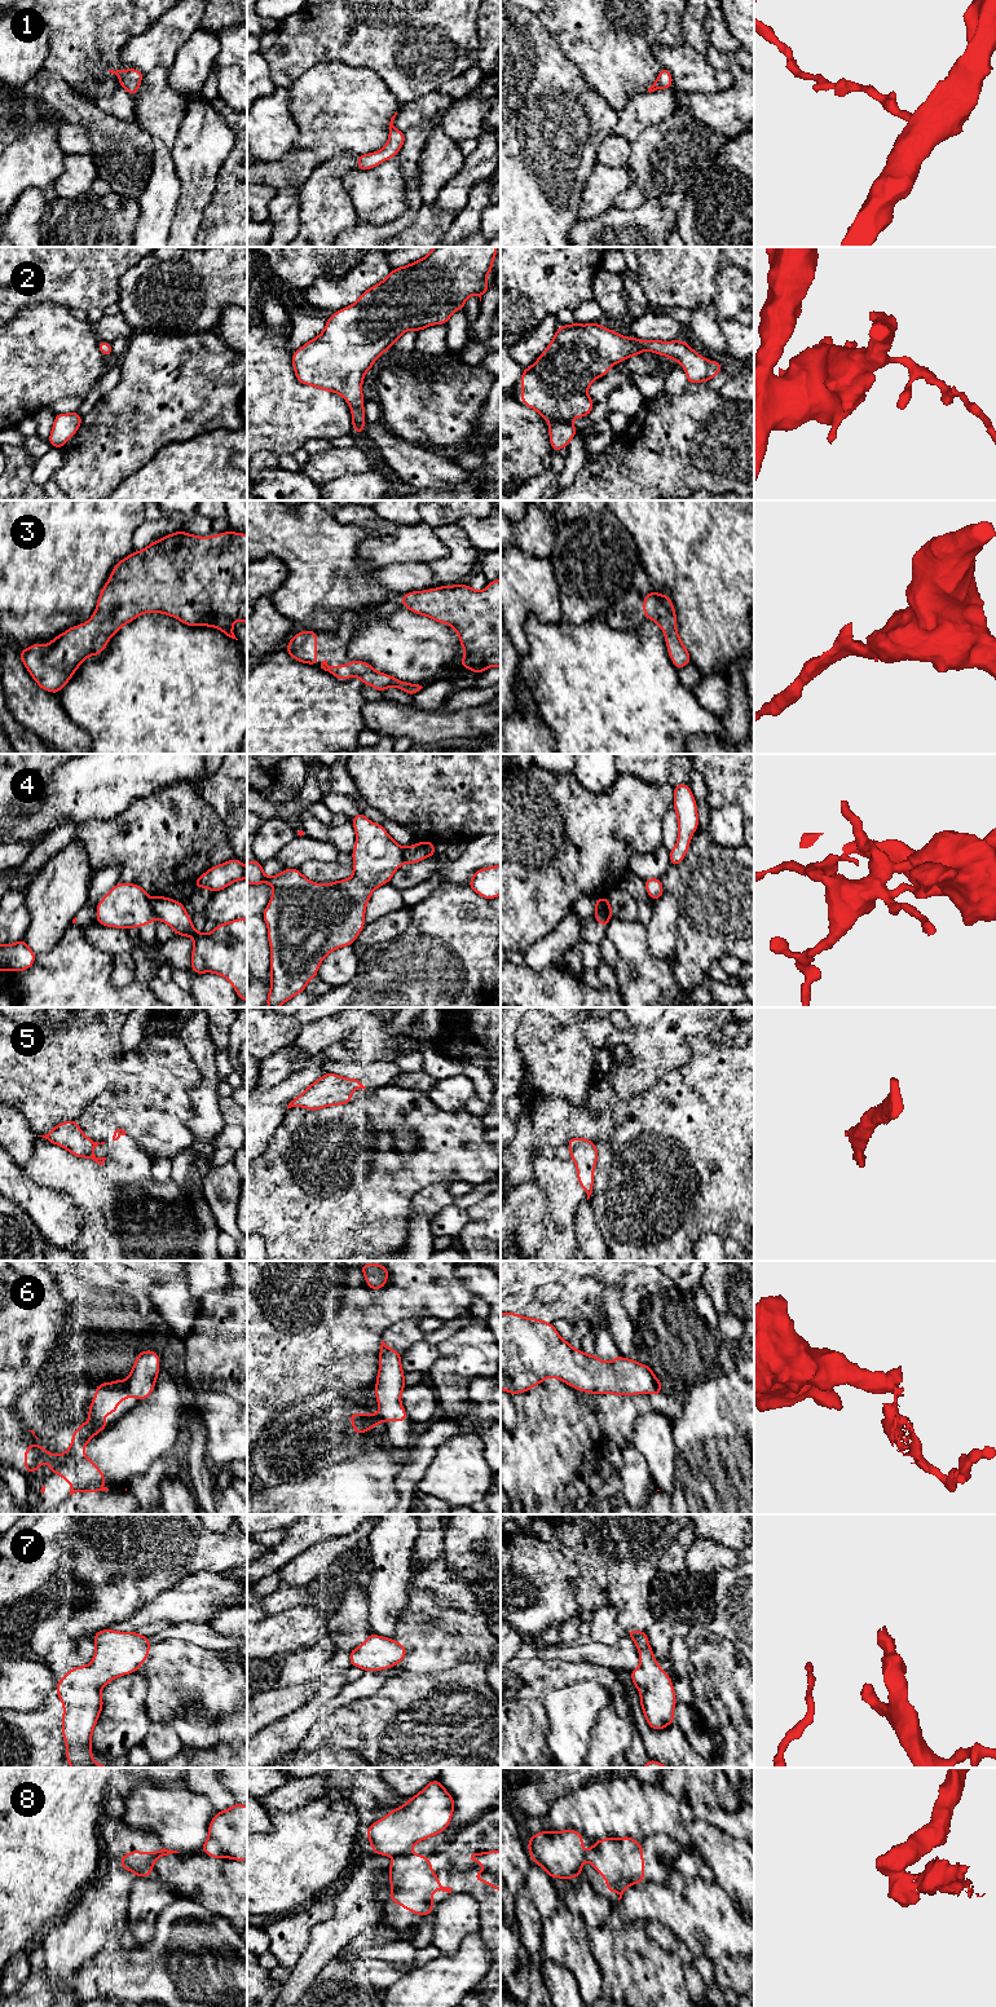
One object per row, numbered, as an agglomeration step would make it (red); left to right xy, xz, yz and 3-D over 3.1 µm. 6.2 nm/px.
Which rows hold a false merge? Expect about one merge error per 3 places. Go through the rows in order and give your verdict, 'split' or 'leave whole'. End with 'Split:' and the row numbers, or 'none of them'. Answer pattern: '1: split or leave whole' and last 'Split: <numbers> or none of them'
1: leave whole
2: leave whole
3: leave whole
4: split
5: leave whole
6: split
7: leave whole
8: split
Split: 4, 6, 8

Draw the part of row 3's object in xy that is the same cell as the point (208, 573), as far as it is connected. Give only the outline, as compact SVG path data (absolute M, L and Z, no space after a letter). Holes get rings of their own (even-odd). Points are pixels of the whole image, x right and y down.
M182 530L168 534L144 550L129 553L114 566L107 583L101 590L96 610L89 621L67 628L65 634L61 632L47 645L36 643L22 649L19 658L41 689L58 694L85 658L92 654L101 654L107 647L107 640L122 626L147 612L175 617L186 626L216 627L226 636L238 640L233 632L233 623L242 619L247 625L246 569L247 534L230 530L211 537L197 537Z

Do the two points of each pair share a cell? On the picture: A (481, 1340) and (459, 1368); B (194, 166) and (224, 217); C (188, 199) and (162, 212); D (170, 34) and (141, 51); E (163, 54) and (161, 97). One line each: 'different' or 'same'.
A: same
B: different
C: different
D: same
E: different

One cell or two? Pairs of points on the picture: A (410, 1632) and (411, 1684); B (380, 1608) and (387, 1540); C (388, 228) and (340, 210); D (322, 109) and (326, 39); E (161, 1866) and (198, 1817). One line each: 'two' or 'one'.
A: two
B: one
C: two
D: two
E: two

